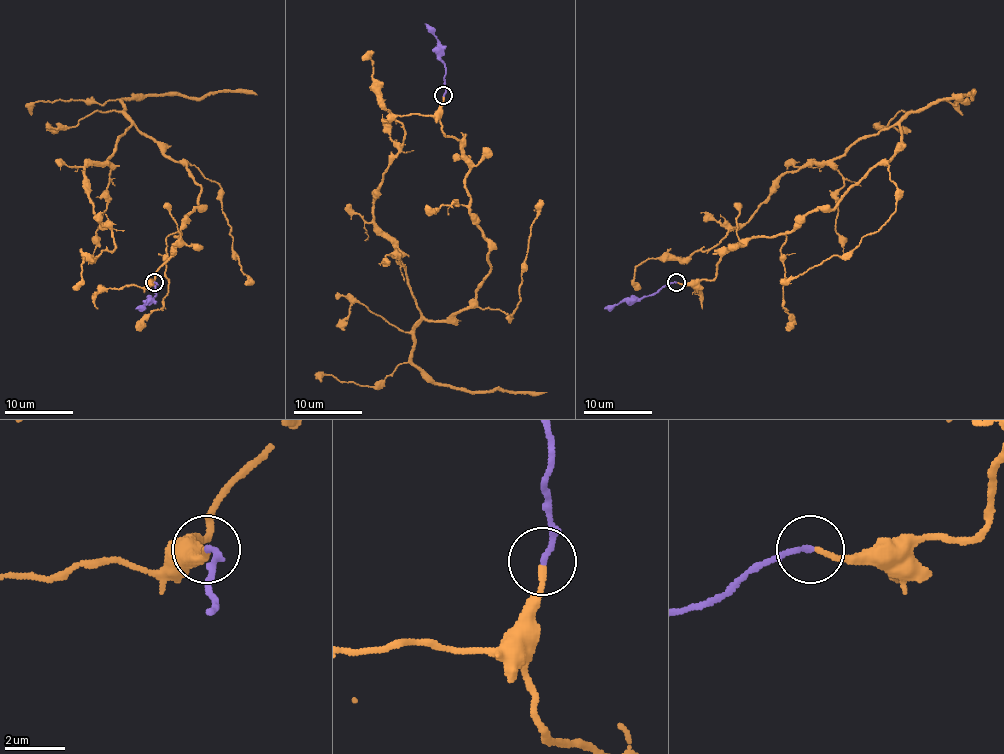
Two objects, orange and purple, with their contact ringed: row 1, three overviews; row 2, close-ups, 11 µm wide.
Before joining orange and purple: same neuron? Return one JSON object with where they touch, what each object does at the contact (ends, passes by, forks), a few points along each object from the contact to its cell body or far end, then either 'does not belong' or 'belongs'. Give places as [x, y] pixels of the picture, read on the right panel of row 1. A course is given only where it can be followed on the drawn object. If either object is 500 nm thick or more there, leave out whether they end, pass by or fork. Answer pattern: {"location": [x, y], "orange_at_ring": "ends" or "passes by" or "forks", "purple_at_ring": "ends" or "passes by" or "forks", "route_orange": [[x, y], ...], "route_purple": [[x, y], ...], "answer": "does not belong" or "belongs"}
{"location": [676, 282], "orange_at_ring": "ends", "purple_at_ring": "ends", "route_orange": [[677, 282], [711, 280], [749, 239], [832, 208], [900, 128], [788, 171], [713, 247], [645, 259], [638, 290]], "route_purple": [[675, 282], [663, 285], [650, 295], [622, 299], [604, 309]], "answer": "belongs"}

